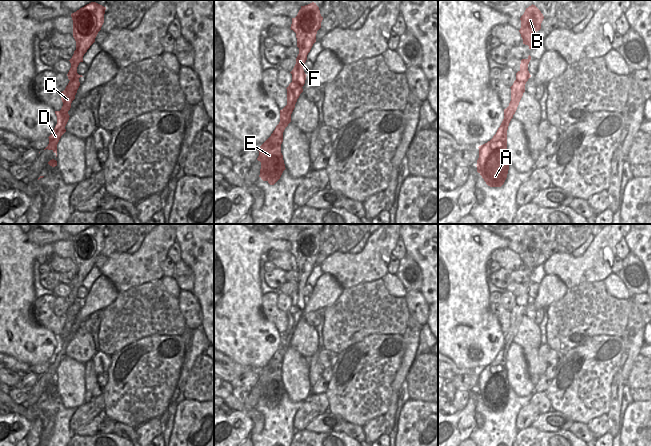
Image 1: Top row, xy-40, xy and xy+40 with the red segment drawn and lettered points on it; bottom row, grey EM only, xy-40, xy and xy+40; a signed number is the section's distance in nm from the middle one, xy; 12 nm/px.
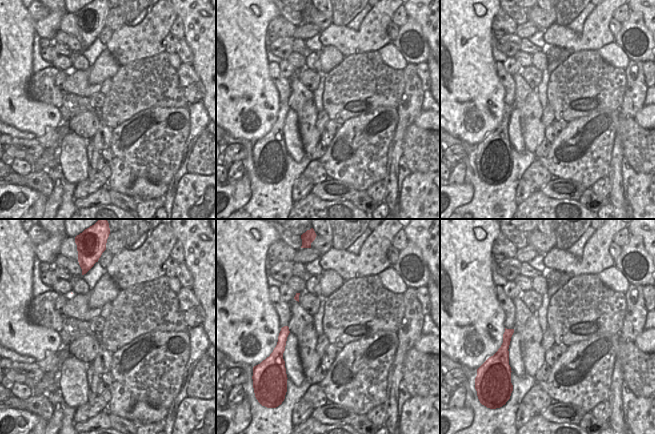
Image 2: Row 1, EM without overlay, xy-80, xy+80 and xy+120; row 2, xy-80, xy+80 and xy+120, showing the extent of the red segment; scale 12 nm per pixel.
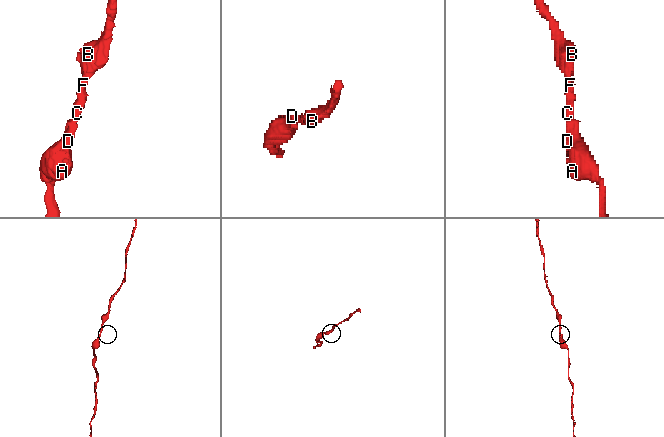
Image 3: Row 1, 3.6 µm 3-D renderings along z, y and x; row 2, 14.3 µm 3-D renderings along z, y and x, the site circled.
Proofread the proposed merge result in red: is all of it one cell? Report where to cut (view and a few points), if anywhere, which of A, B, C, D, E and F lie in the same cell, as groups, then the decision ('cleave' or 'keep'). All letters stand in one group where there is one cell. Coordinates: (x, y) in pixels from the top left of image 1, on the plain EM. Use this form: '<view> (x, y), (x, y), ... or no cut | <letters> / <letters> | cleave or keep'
no cut | A B C D E F | keep

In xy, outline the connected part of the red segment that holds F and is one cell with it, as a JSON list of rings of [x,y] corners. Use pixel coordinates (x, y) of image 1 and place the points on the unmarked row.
[[[312,226],[301,230],[297,240],[292,242],[291,254],[296,257],[297,271],[299,278],[296,282],[296,288],[292,298],[292,306],[287,313],[287,329],[280,334],[280,346],[276,350],[271,360],[258,371],[258,385],[261,386],[259,401],[274,409],[286,393],[283,379],[281,377],[281,368],[283,366],[283,356],[291,346],[291,338],[300,318],[303,316],[303,310],[306,304],[306,298],[303,290],[307,284],[313,268],[316,266],[317,255],[321,252],[323,241],[320,238],[319,231]]]

